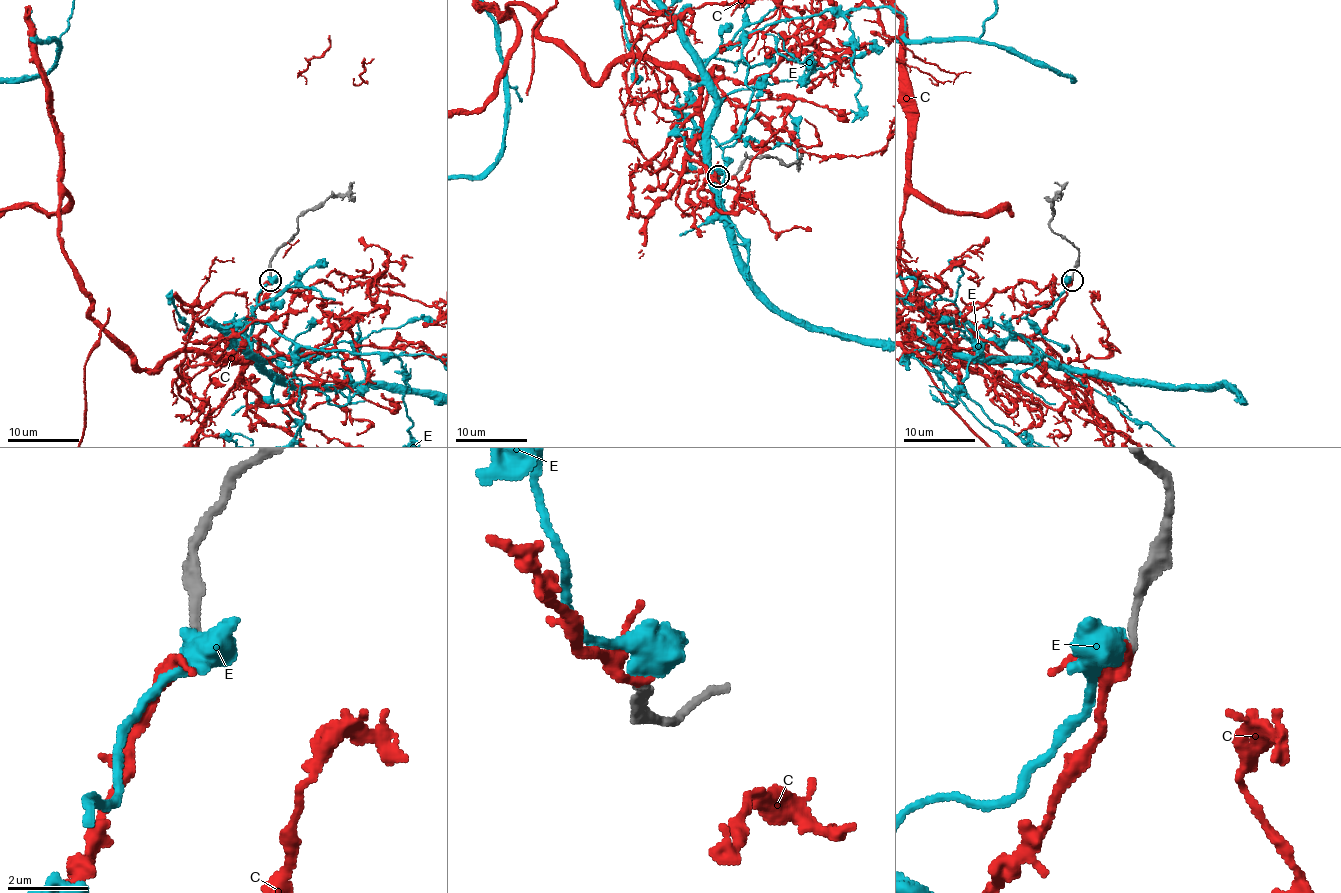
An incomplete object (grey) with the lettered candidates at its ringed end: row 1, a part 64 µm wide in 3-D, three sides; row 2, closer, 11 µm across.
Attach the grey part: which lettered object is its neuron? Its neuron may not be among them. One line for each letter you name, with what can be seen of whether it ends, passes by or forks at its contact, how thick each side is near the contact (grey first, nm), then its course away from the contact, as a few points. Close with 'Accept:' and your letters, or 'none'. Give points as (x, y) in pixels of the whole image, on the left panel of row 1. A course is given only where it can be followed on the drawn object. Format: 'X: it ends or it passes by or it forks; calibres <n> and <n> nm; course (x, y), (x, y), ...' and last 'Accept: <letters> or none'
C: it ends; calibres 200 and 280 nm
Accept: C

